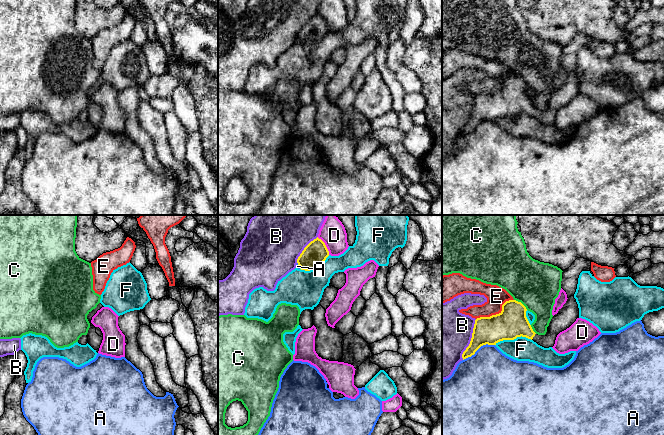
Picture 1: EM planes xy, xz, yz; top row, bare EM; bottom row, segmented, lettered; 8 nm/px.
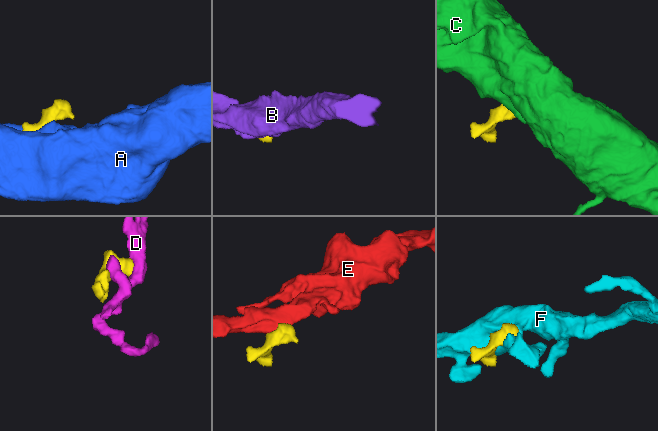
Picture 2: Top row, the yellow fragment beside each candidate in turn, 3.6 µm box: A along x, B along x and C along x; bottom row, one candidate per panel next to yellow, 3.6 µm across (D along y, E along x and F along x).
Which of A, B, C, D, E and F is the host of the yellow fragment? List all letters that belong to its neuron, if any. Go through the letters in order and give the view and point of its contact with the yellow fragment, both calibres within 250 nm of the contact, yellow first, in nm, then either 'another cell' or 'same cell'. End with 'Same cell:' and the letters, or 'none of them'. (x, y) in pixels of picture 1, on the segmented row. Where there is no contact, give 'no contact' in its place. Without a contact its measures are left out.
A: yz (478, 348) | 220/440 nm | another cell
B: yz (471, 339) | 220/440 nm | another cell
C: yz (521, 303) | 240/380 nm | another cell
D: xz (325, 245) | 190/200 nm | another cell
E: yz (496, 314) | 240/160 nm | another cell
F: yz (513, 339) | 240/190 nm | another cell
Same cell: none of them

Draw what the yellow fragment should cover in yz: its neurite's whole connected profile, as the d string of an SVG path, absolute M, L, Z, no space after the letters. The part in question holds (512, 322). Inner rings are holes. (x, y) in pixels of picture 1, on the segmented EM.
M571 296L552 317L546 334L538 335L533 331L526 311L521 302L509 300L502 305L499 314L477 318L470 344L462 354L463 360L474 355L483 345L496 345L500 341L514 340L521 336L533 340L544 348L553 347L557 335L579 318L578 304L574 296Z

